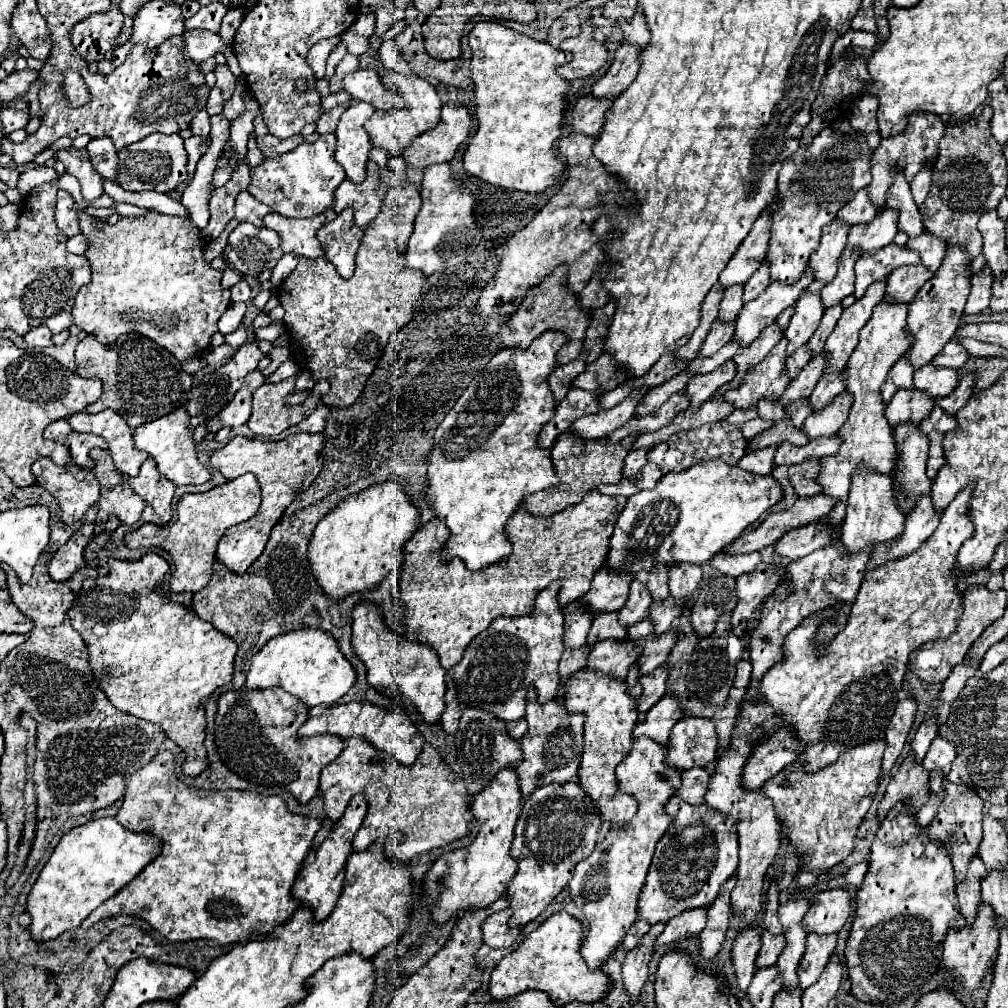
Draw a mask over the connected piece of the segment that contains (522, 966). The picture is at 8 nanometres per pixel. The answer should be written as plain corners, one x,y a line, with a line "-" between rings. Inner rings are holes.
557,912
549,916
535,932
531,932
515,952
507,954
493,970
489,992
493,1000
505,1000
527,990
547,992
557,1006
565,1006
571,1000
597,1002
609,992
611,978
597,968
591,972
579,952
581,940
585,938
583,924
569,916
567,912

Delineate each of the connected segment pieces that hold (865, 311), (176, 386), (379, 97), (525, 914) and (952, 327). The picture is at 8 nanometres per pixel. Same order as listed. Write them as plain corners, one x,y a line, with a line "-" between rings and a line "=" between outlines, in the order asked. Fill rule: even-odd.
885,280
871,284
863,298
855,300
849,308
843,310
833,334
827,338
825,350
829,356
829,364
825,368
825,374
829,372
841,372
845,368
845,360
853,354
853,348
857,348
857,332
865,326
865,320
869,320
871,310
885,294
=
131,334
129,338
121,338
113,346
103,346
95,336
87,336
79,342
75,358
77,374
81,378
103,380
103,396
87,408
89,414
97,414
101,410
111,408
119,412
131,428
137,428
177,408
185,408
187,404
187,394
191,390
193,376
181,370
181,362
171,356
171,352
167,352
145,336
=
357,70
345,76
343,80
345,90
351,94
355,100
365,100
371,102
379,110
393,110
393,108
403,108
403,100
399,94
391,92
385,88
383,80
375,70
=
577,778
565,784
535,788
523,806
525,808
517,820
511,846
511,854
519,862
519,870
507,888
513,910
509,920
511,928
525,926
535,920
553,902
553,898
567,888
577,862
585,860
599,842
603,826
601,816
597,816
597,808
593,808
593,802
587,800
585,790
577,784
=
947,248
947,256
941,262
941,268
935,272
935,276
919,290
915,300
909,306
909,332
913,336
911,346
911,364
915,368
921,368
941,352
941,348
953,338
957,326
963,318
965,300
969,296
969,280
971,280
971,260
961,252
961,248

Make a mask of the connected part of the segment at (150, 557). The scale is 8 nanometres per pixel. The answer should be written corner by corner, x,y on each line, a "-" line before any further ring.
147,552
135,562
109,560
109,570
111,572
105,578
85,580
73,608
69,610
71,626
83,636
89,648
89,662
95,680
113,706
161,726
165,734
187,754
183,772
187,776
199,776
209,766
205,750
205,704
219,686
231,682
237,644
229,636
217,632
217,628
209,622
195,616
191,608
171,602
155,592
157,582
161,582
161,574
169,572
169,562
159,554

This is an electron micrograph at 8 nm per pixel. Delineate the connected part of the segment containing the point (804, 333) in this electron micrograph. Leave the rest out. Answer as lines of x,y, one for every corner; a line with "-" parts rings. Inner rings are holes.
803,292
799,300
795,302
795,314
789,320
789,326
785,330
785,338
789,340
787,352
791,354
805,342
809,342
811,334
817,330
821,316
825,308
821,304
821,294
819,292

